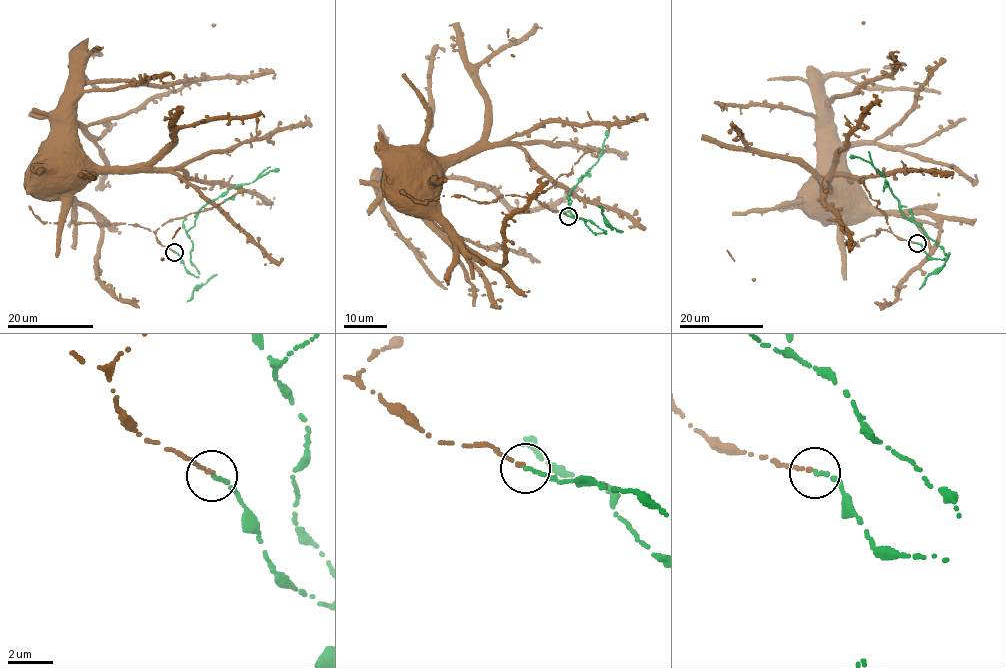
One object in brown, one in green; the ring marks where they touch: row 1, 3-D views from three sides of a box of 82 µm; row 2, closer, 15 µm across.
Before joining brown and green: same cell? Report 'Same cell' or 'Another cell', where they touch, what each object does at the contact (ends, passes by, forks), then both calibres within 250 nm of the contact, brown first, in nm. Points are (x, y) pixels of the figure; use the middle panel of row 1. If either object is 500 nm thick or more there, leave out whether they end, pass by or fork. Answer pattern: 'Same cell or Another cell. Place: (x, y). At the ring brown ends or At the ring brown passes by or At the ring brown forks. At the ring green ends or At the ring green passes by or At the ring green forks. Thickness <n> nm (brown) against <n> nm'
Same cell. Place: (568, 216). At the ring brown ends. At the ring green ends. Thickness 180 nm (brown) against 180 nm

